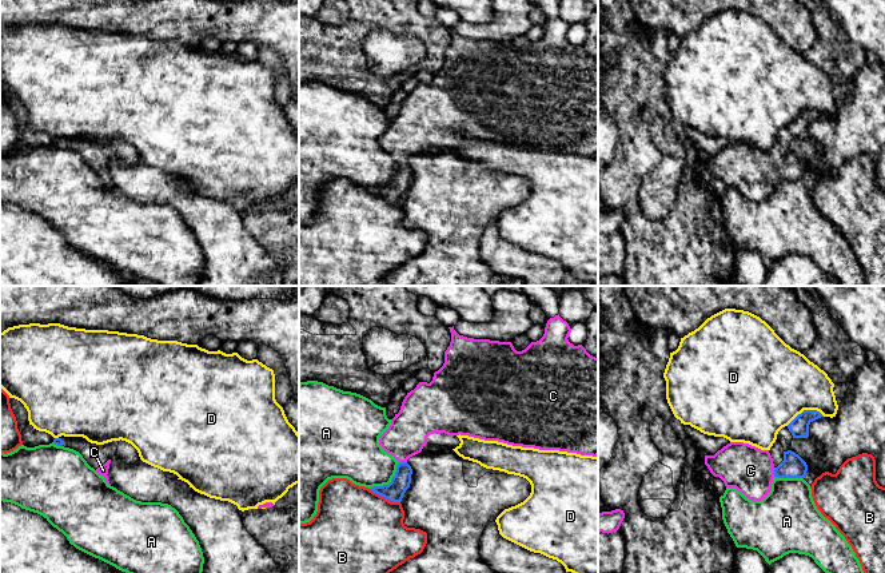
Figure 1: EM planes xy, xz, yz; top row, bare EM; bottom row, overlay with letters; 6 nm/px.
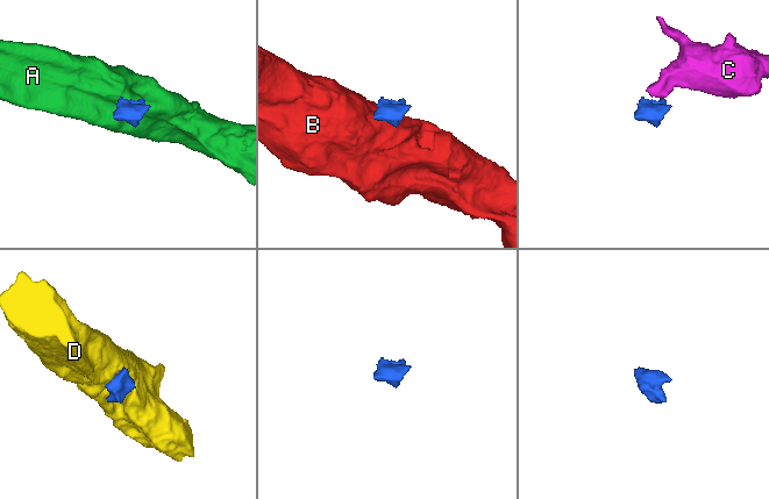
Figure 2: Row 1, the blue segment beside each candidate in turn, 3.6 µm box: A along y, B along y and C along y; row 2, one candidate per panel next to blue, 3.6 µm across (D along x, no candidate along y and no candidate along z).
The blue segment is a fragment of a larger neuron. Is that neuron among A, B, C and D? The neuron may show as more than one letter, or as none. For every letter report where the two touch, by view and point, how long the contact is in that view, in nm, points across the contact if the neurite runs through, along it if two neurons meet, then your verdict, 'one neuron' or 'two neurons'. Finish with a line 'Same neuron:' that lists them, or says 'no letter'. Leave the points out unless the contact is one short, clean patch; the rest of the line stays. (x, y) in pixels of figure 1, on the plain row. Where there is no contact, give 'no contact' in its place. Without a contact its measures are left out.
A: xz (390, 183) | 240 nm | along xz (398, 163), (395, 175), (387, 184), (369, 188) | two neurons
B: xz (385, 198) | 200 nm | two neurons
C: yz (774, 172) | 60 nm | across yz (793, 167), (774, 172), (750, 171) | one neuron
D: yz (805, 111) | 240 nm | two neurons
Same neuron: C

